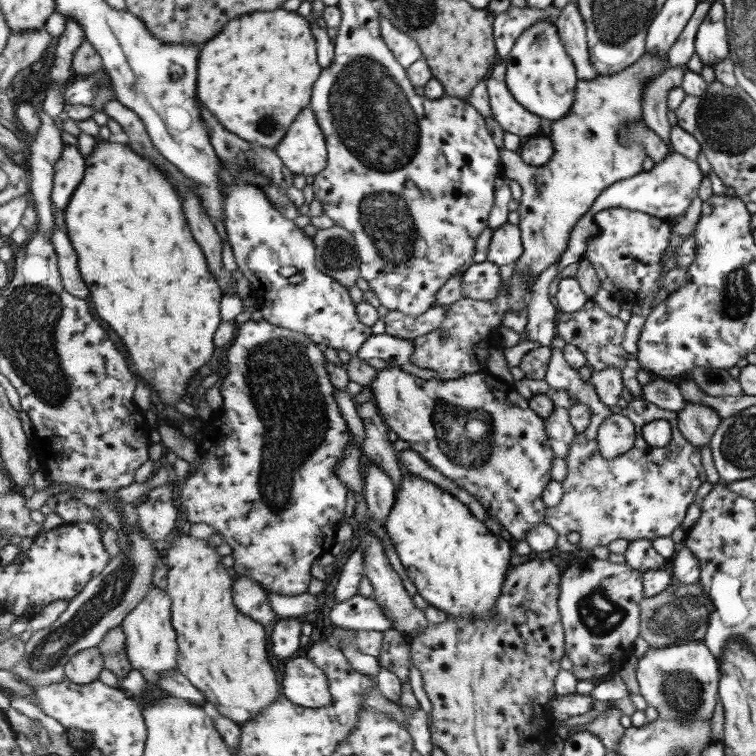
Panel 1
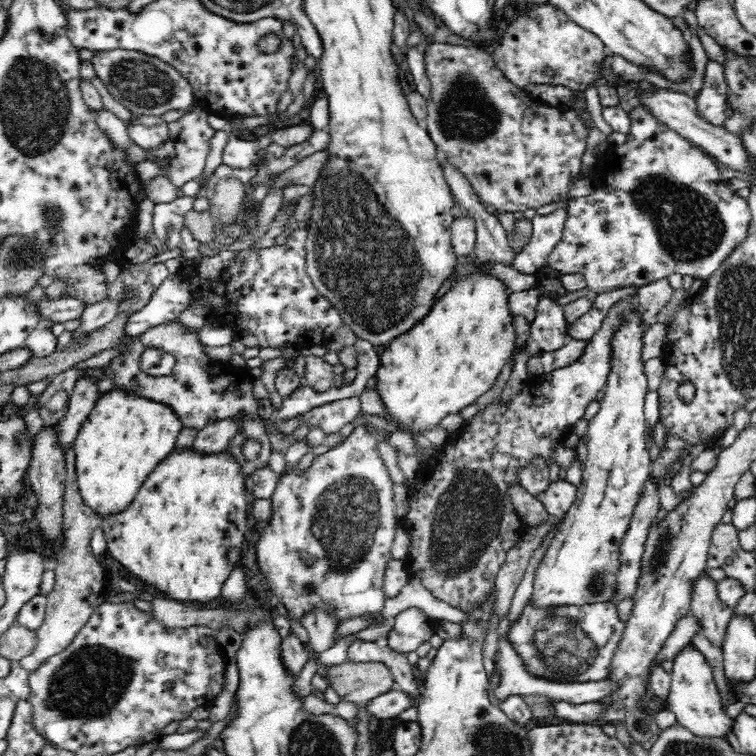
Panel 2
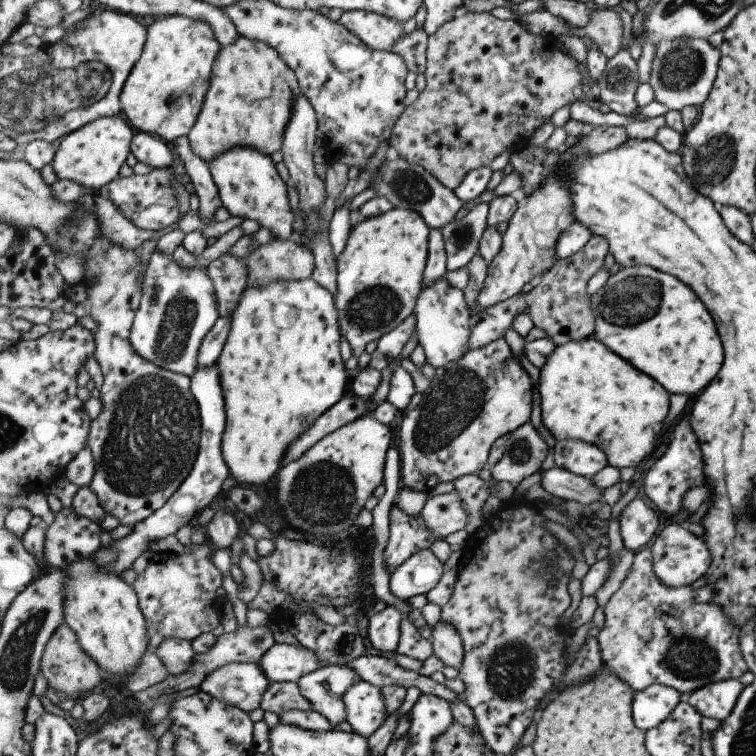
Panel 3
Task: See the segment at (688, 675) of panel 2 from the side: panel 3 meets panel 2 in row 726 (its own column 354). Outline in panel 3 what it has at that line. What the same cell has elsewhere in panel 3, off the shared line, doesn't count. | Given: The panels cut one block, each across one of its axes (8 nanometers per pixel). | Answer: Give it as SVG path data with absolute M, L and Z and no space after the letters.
M360 680L344 696L348 708L348 722L356 733L369 738L388 718L388 706L381 687Z

